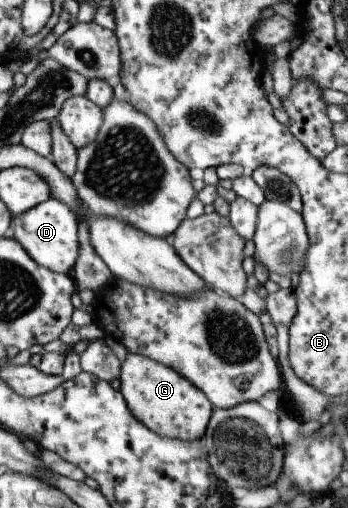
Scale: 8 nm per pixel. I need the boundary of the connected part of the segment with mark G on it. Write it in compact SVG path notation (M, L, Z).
M128 352L119 384L132 414L150 430L164 437L190 442L205 438L215 406L203 390L179 371L143 354Z

